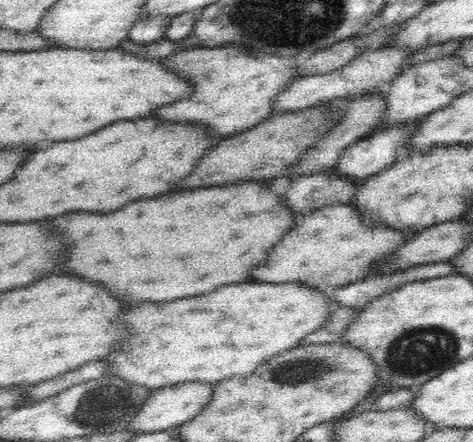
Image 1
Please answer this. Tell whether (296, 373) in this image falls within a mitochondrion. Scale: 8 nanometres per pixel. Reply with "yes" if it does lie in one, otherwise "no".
yes

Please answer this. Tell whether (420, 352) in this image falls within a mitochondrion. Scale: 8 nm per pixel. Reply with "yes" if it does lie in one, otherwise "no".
yes

